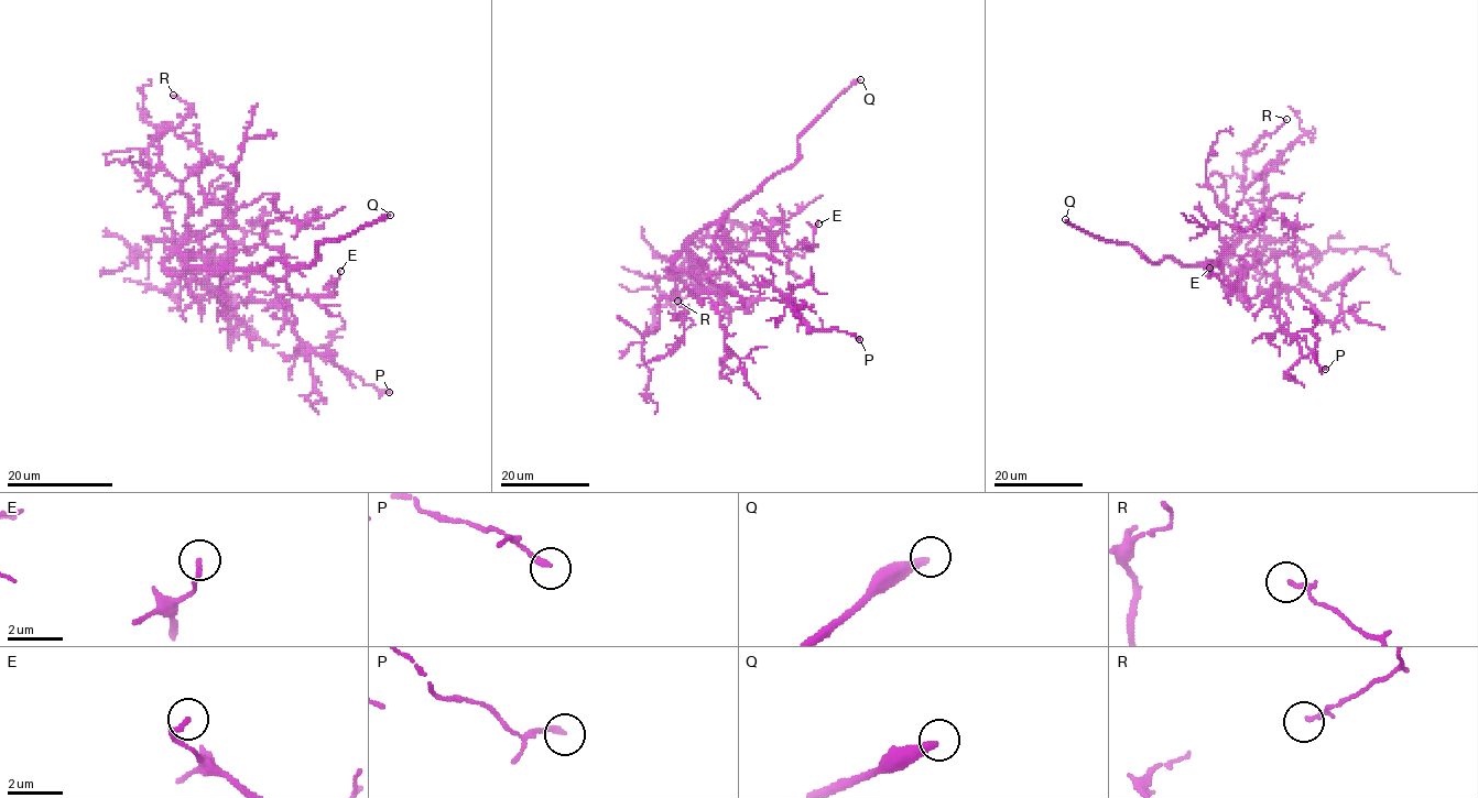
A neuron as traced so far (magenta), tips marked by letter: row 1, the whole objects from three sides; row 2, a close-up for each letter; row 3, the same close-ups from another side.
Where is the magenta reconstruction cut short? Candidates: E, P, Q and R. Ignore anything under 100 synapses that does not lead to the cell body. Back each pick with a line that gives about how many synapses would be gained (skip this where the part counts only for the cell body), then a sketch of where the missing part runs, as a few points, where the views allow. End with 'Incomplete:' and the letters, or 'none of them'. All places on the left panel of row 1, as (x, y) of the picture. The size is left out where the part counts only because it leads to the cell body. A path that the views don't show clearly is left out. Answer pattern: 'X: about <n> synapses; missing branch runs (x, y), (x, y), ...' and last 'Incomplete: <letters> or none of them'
Q: about 250 synapses
Incomplete: Q

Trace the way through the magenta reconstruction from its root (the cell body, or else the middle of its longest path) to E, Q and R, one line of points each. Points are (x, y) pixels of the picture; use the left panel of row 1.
E: (207, 269), (219, 269), (240, 250), (272, 247), (286, 268), (290, 290), (302, 296), (330, 295), (340, 271)
Q: (207, 269), (264, 269), (275, 260), (293, 266), (310, 266), (316, 255), (316, 244), (335, 242), (390, 215)
R: (207, 269), (193, 268), (180, 251), (191, 199), (160, 161), (160, 138), (192, 112), (173, 95)

